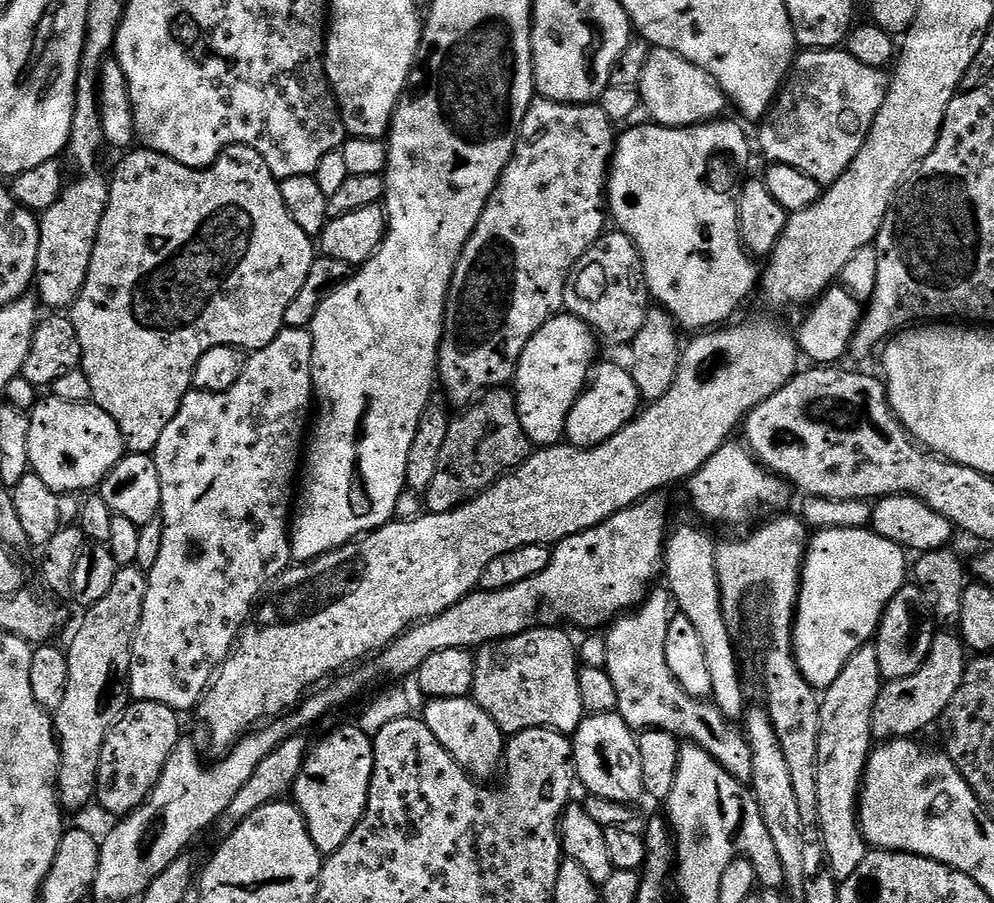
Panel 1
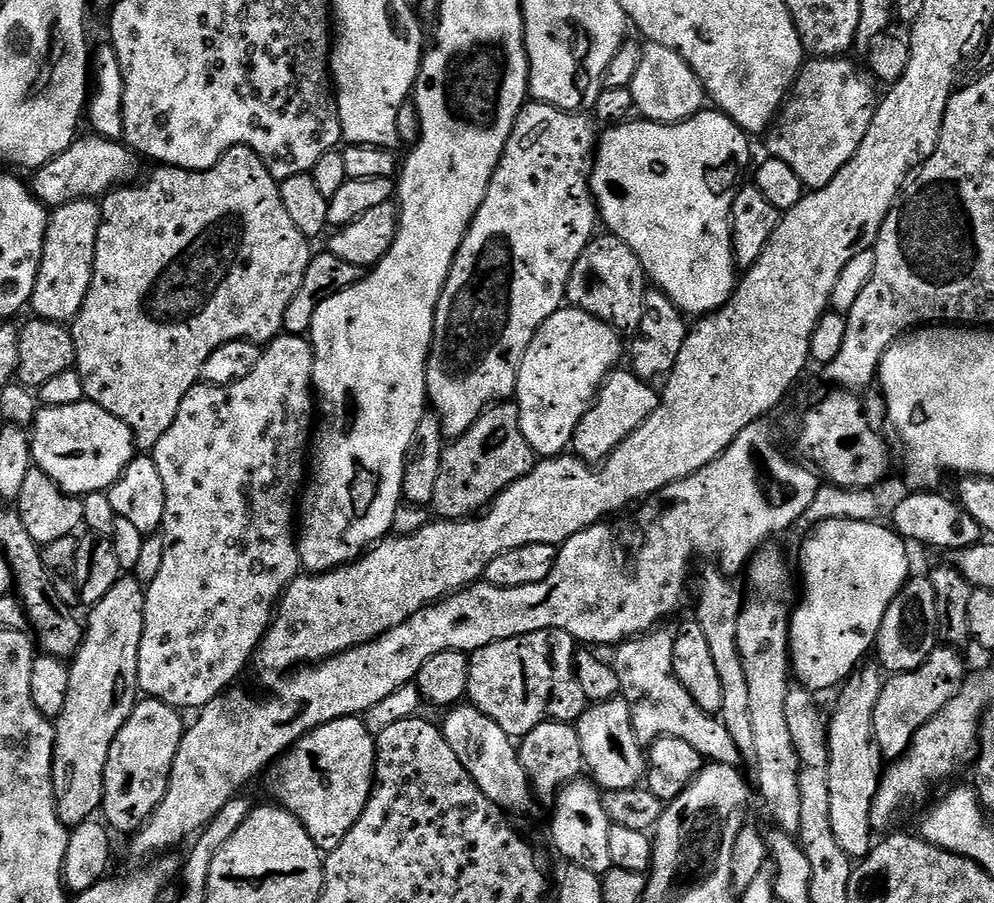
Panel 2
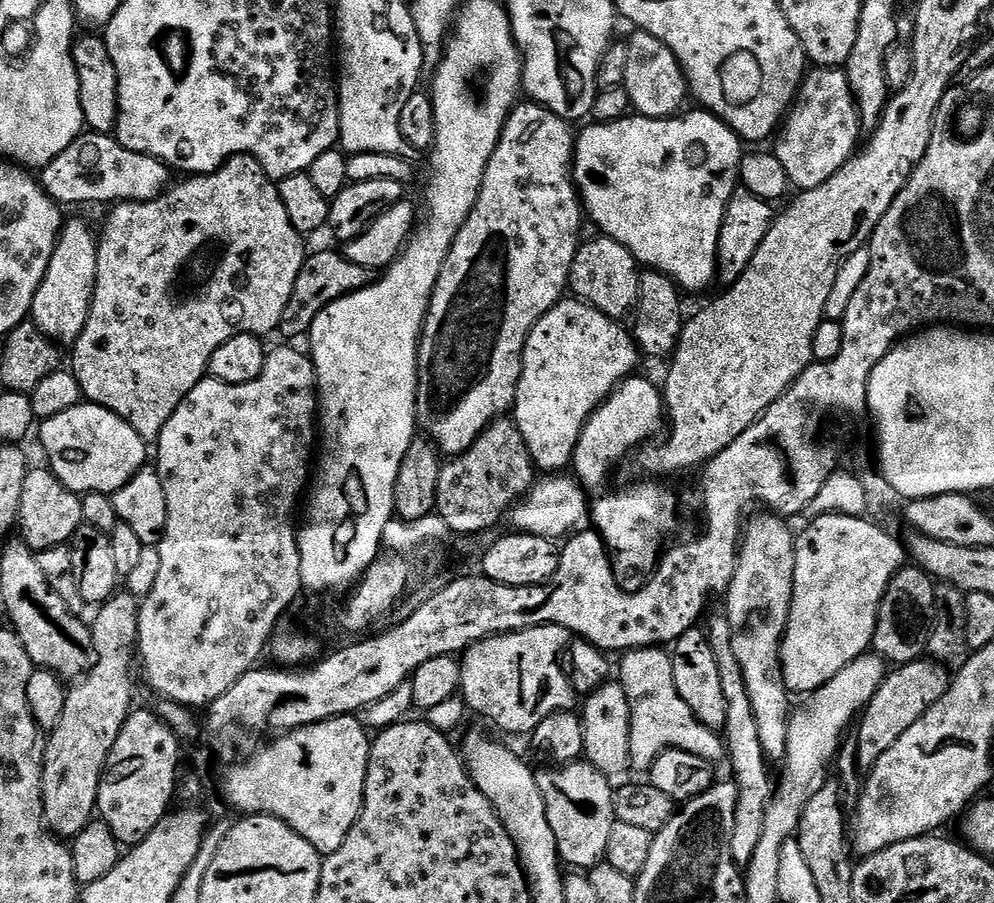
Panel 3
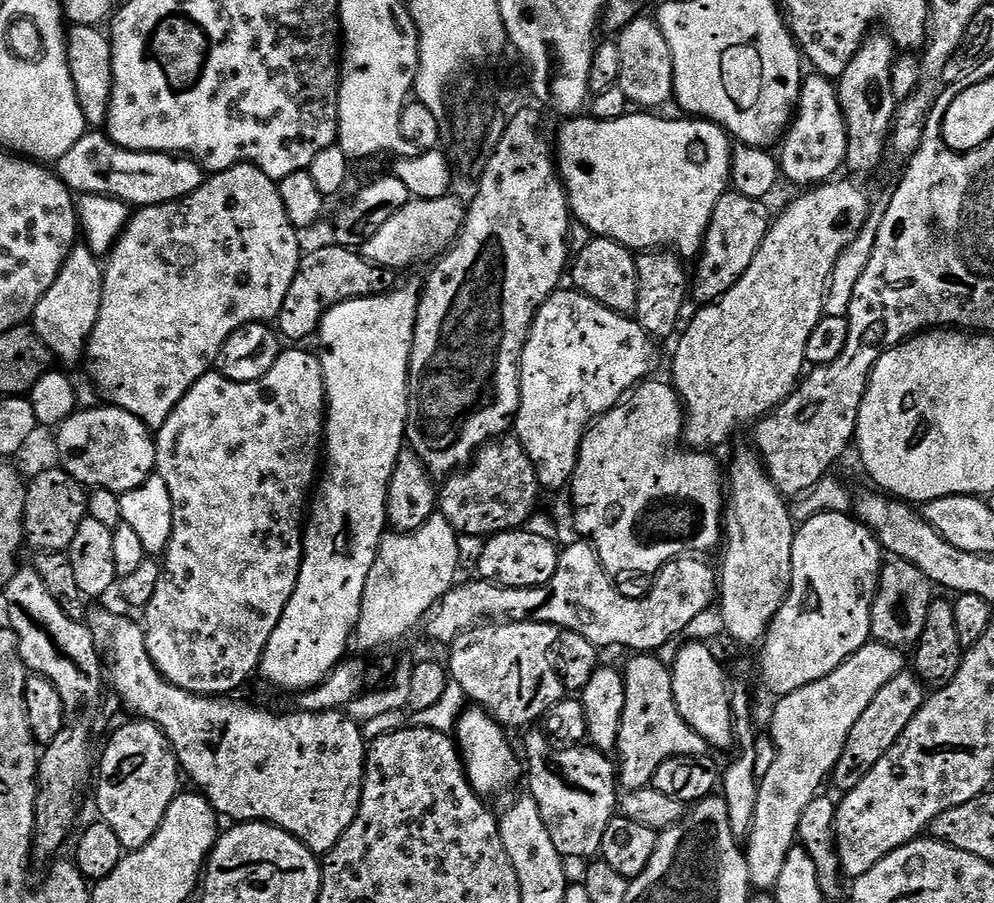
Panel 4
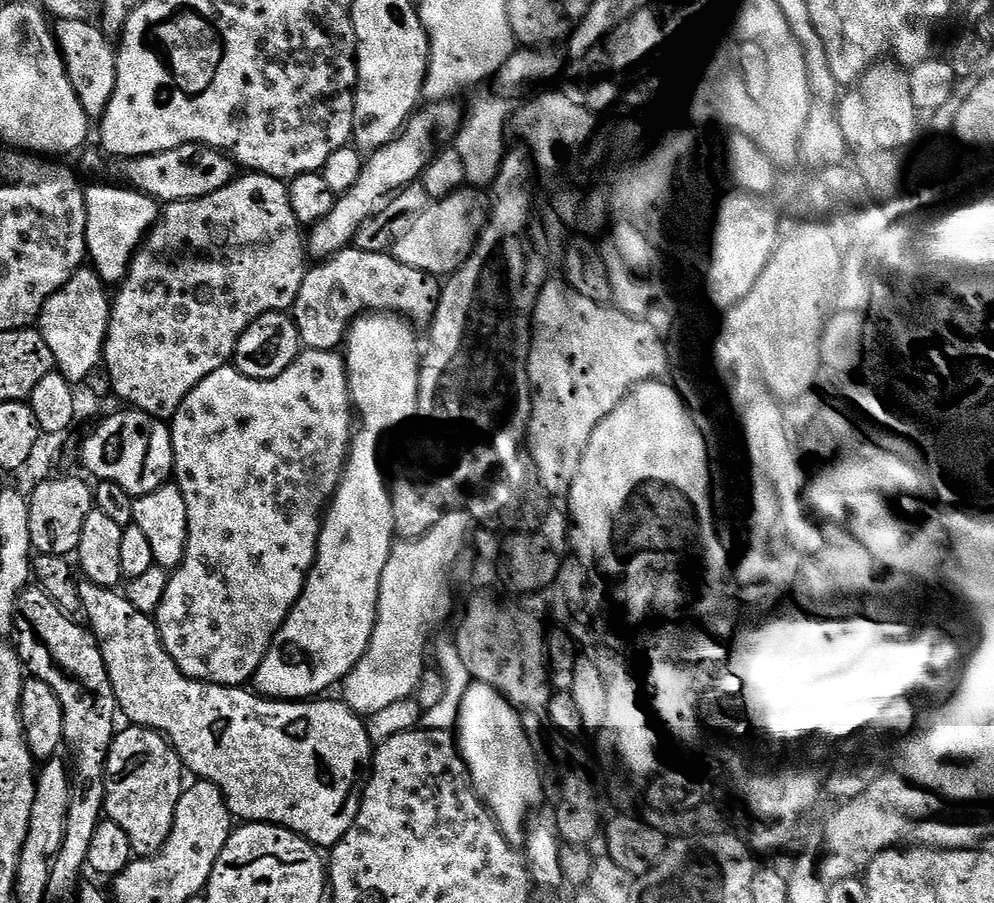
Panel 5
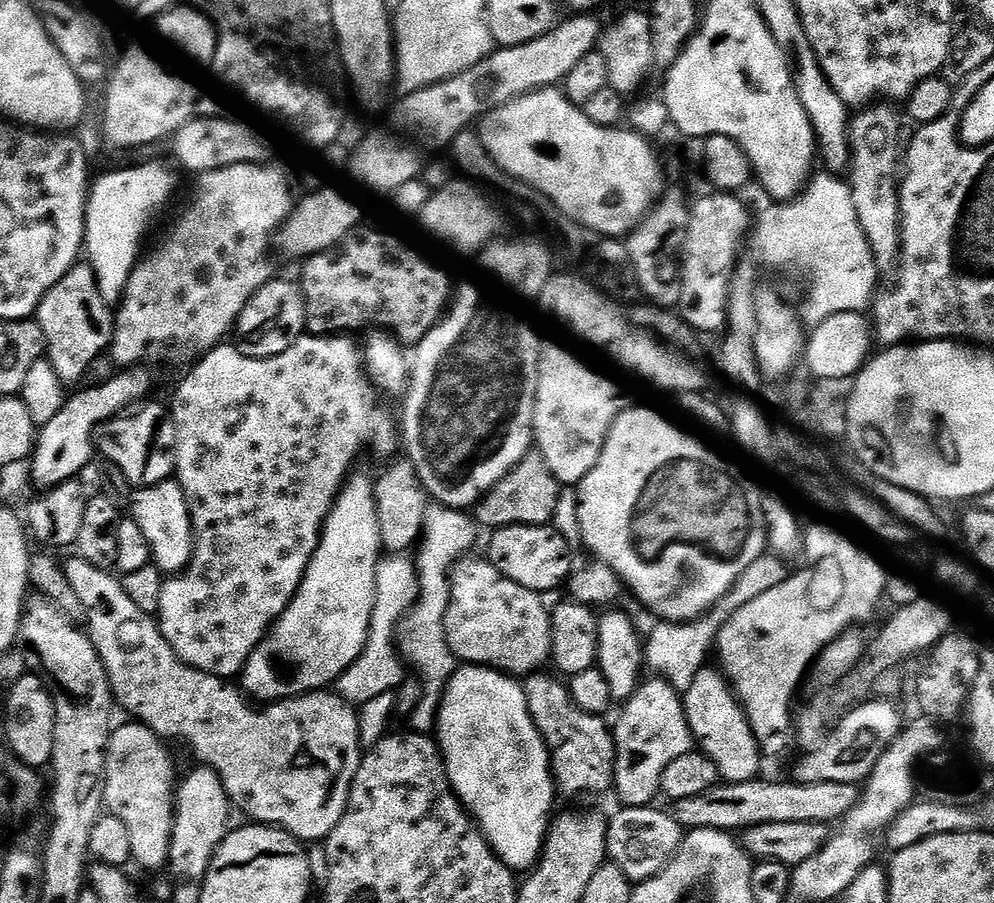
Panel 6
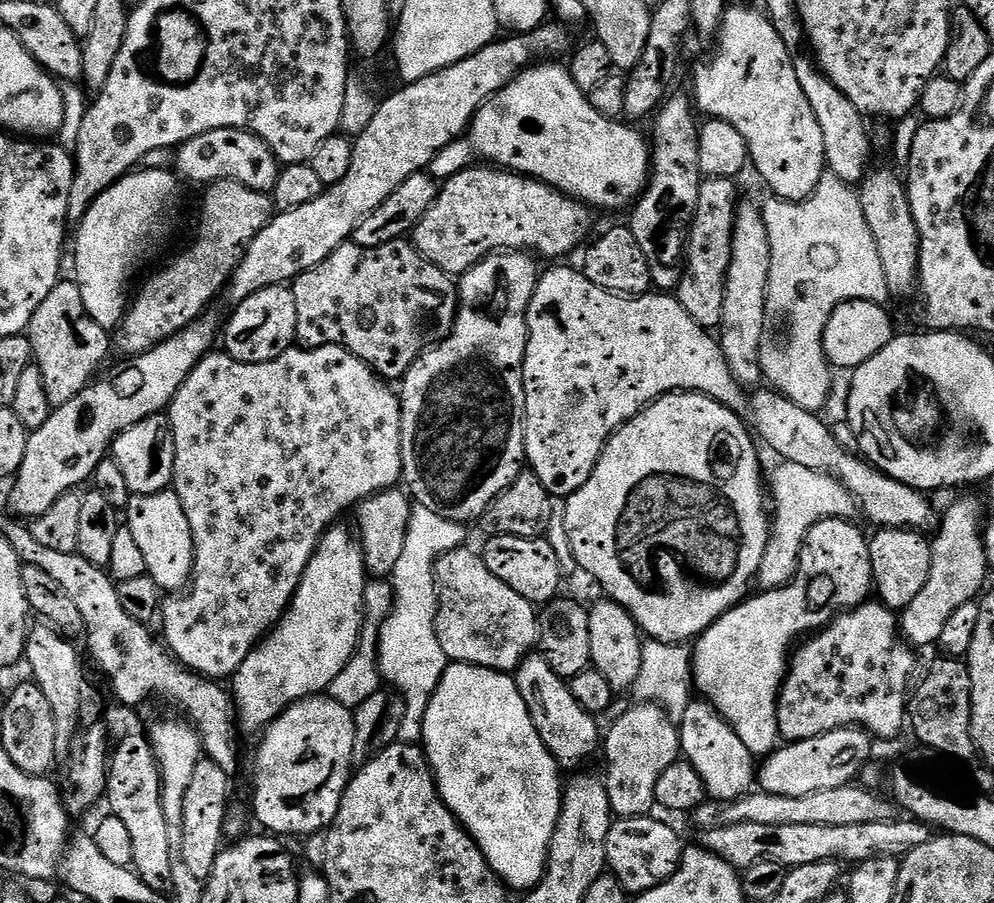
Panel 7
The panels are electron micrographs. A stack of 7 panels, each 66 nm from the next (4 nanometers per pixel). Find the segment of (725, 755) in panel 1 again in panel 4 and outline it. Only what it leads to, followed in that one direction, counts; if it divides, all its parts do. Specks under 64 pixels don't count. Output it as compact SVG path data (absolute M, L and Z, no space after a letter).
M636 654L631 657L632 661L622 668L626 706L622 710L622 726L618 732L615 755L618 757L619 787L629 792L649 787L658 766L662 766L662 762L675 756L704 754L709 751L706 741L688 725L686 718L682 718L682 714L678 714L678 706L674 702L674 690L672 689L672 674L669 665L663 664L660 658L656 654Z

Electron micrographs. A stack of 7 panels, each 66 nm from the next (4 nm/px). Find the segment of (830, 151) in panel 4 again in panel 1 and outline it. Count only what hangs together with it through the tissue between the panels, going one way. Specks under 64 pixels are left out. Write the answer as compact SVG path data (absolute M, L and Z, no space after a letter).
M818 48L801 51L796 59L792 61L792 71L789 72L788 79L784 81L780 94L776 97L775 104L772 105L767 117L759 121L758 124L758 128L760 128L760 152L765 156L765 161L794 166L794 170L802 170L802 174L814 178L814 182L818 182L821 186L838 182L838 178L842 178L842 174L846 174L850 162L854 162L854 158L858 158L858 150L862 150L862 146L870 134L870 126L874 126L874 118L878 114L878 110L882 110L882 102L886 102L889 79L889 73L885 69L862 66L862 62L858 62L858 58L854 58L847 50Z

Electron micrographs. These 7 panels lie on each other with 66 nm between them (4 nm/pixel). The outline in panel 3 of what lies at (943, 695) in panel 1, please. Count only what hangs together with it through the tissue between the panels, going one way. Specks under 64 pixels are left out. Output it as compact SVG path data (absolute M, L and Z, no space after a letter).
M931 658L893 667L862 712L864 721L860 724L859 767L872 769L878 758L882 758L882 754L886 754L886 750L894 746L894 742L898 742L898 738L902 738L902 734L906 734L906 730L910 730L910 726L914 726L914 722L918 722L918 718L922 718L922 714L926 714L938 698L942 698L942 694L946 694L949 683L949 669Z

